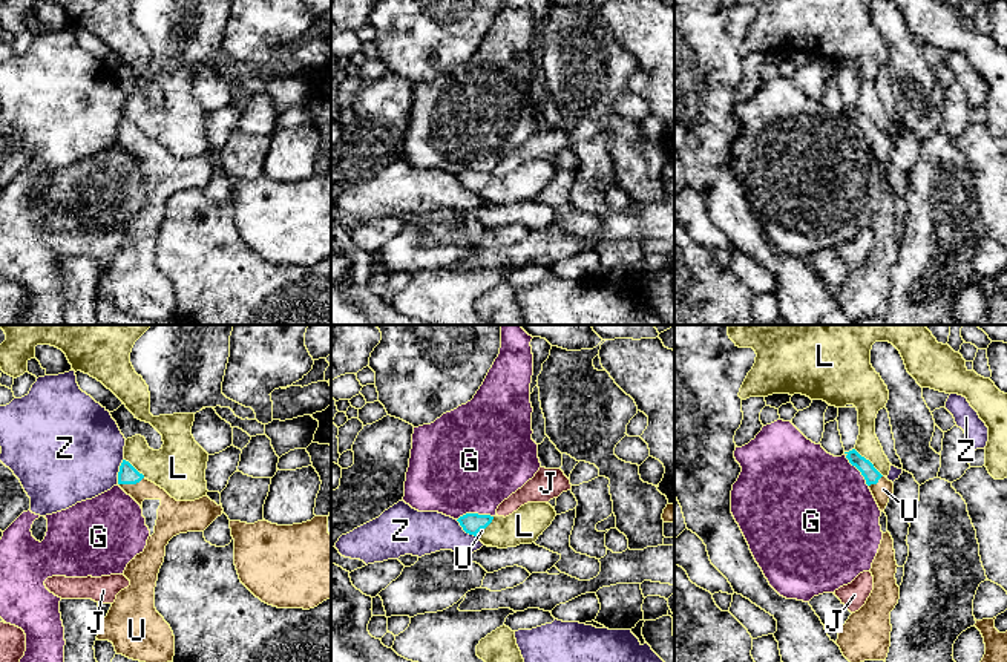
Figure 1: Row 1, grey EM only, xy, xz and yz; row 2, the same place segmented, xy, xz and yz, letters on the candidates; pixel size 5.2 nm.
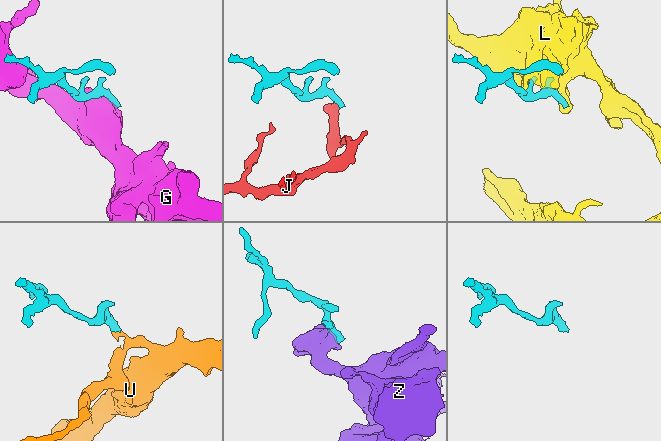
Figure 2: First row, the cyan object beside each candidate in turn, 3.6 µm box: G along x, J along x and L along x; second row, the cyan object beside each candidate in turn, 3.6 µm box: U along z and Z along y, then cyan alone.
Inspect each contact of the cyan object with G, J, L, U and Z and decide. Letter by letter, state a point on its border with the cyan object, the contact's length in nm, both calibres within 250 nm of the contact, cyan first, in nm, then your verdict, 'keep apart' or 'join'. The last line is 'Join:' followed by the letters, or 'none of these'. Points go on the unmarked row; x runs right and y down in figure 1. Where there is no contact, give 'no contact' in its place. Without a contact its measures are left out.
G: xz (474, 170) | 190 nm | 110/500 nm | keep apart
J: yz (846, 109) | 30 nm | 80/20 nm | keep apart
L: yz (869, 118) | 220 nm | 80/120 nm | keep apart
U: xy (131, 140) | 140 nm | 100/120 nm | join
Z: xy (120, 127) | 140 nm | 100/480 nm | keep apart
Join: U

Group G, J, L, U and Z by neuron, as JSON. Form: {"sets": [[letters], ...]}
{"sets": [["G"], ["J"], ["L"], ["U"], ["Z"]]}

